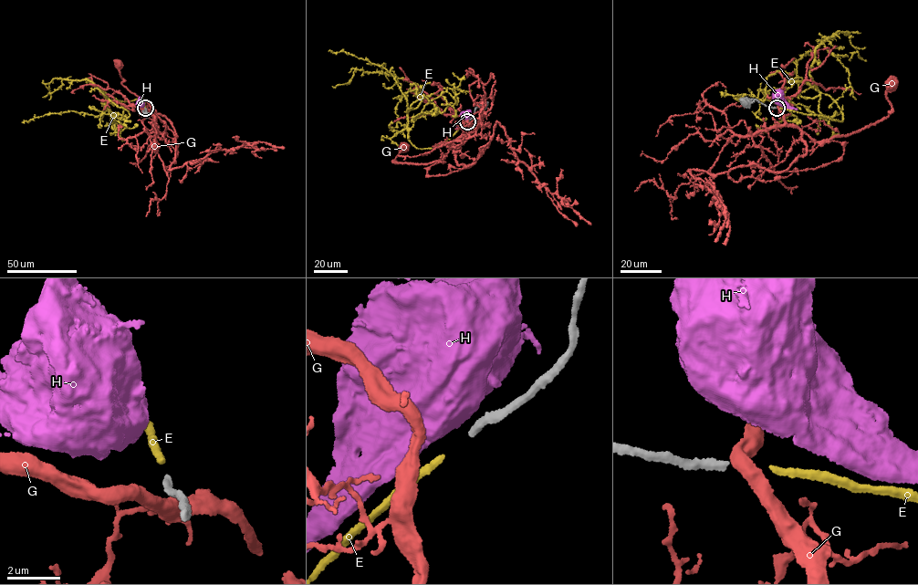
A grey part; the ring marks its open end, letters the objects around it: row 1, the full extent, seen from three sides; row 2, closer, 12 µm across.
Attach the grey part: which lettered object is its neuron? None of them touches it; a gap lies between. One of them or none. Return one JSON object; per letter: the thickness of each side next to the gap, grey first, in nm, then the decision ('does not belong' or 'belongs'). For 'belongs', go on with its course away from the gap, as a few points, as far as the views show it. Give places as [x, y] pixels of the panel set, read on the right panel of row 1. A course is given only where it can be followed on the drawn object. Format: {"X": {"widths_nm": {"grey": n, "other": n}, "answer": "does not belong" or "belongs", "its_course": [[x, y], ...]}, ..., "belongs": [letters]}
{"E": {"widths_nm": {"grey": 280, "other": 240}, "answer": "belongs", "its_course": [[780, 108], [843, 119], [830, 96], [778, 71], [757, 99], [762, 89], [791, 114], [766, 130], [755, 124]]}, "G": {"widths_nm": {"grey": 280, "other": 420}, "answer": "does not belong"}, "H": {"widths_nm": {"grey": 280, "other": 800}, "answer": "does not belong"}, "belongs": ["E"]}

